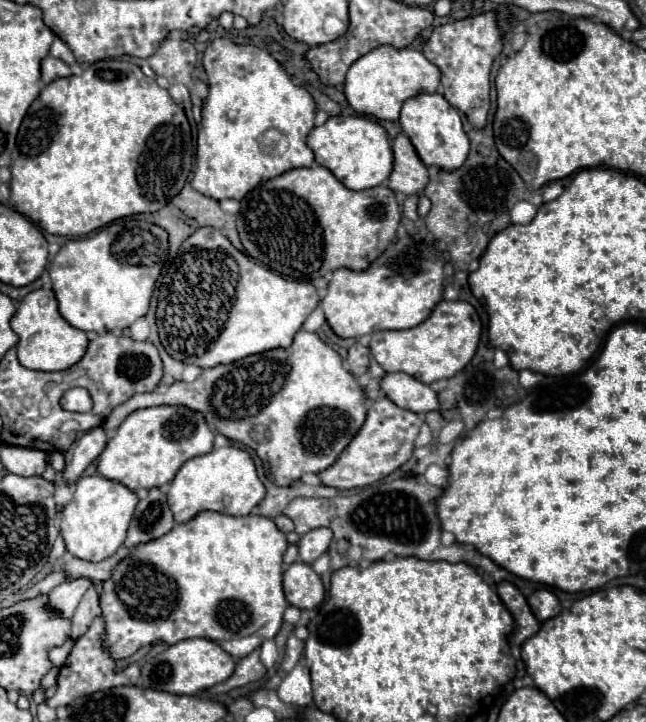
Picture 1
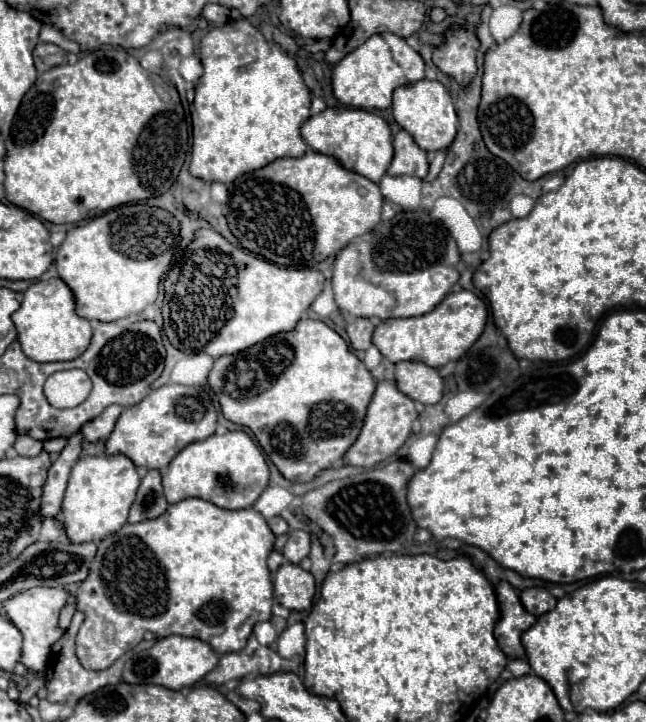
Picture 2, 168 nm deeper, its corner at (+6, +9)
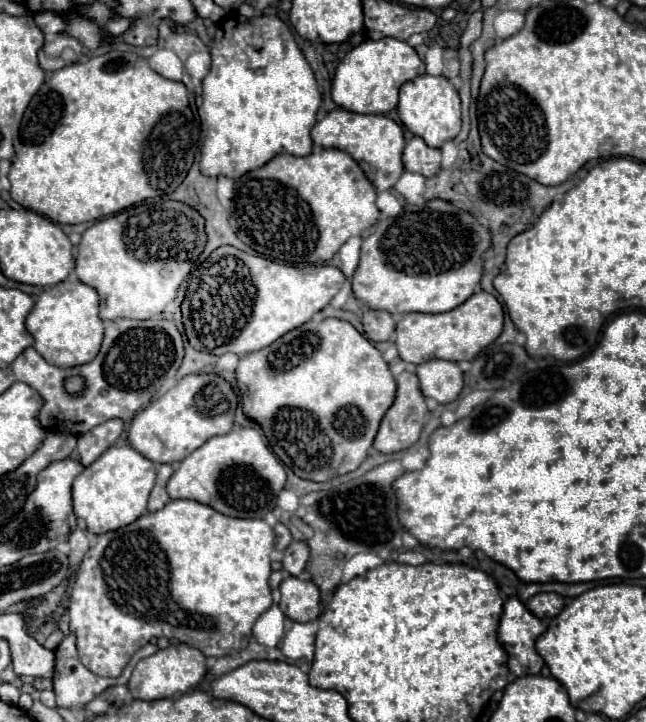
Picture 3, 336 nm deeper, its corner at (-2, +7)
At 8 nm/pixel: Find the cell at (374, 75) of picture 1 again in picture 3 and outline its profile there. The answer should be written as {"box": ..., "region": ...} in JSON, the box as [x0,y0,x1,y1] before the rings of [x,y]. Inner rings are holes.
{"box":[332,38,424,114],"region":[[[396,38],[368,40],[352,48],[336,68],[336,76],[332,80],[332,100],[350,112],[386,114],[396,108],[400,86],[424,72],[424,62],[408,42]]]}

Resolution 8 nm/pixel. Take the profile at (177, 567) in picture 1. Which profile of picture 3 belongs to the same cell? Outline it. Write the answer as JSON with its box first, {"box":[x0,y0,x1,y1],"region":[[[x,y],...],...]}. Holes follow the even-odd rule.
{"box":[70,500,276,678],"region":[[[172,500],[162,510],[148,512],[148,514],[140,516],[136,522],[132,522],[128,528],[124,528],[124,532],[120,528],[114,532],[100,534],[96,538],[96,544],[86,552],[86,556],[78,568],[78,576],[76,576],[76,582],[72,588],[72,596],[70,596],[70,632],[76,634],[76,646],[78,646],[78,654],[80,654],[82,664],[98,676],[118,678],[122,674],[122,670],[126,668],[126,664],[130,662],[132,654],[138,648],[142,648],[144,644],[148,644],[150,638],[154,638],[154,636],[156,638],[166,636],[170,640],[186,642],[212,658],[220,658],[230,652],[240,652],[242,648],[246,648],[248,638],[252,636],[254,620],[258,620],[258,616],[262,616],[262,612],[266,612],[266,608],[270,608],[270,604],[272,604],[272,590],[268,586],[268,578],[272,574],[270,552],[274,550],[274,546],[276,546],[274,530],[262,518],[230,518],[226,514],[216,512],[214,508],[210,508],[206,504],[196,502],[196,500]],[[226,636],[232,638],[230,648],[222,648],[222,644],[220,644],[220,640],[224,640]]]}

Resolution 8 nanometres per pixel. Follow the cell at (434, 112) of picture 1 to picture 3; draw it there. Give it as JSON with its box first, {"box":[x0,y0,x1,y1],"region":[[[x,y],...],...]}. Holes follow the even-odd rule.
{"box":[398,74,462,148],"region":[[[422,74],[400,88],[400,102],[398,102],[398,116],[402,124],[416,136],[420,136],[430,148],[440,148],[444,142],[454,140],[460,132],[462,118],[460,118],[460,96],[444,76],[430,76]]]}

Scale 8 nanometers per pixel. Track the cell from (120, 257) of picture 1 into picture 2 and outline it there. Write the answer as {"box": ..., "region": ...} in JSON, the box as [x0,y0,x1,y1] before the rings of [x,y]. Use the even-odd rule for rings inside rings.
{"box":[56,204,180,322],"region":[[[126,204],[90,220],[84,226],[68,230],[64,244],[56,250],[56,268],[60,278],[70,286],[76,298],[76,310],[86,320],[114,322],[132,314],[140,314],[158,298],[160,282],[170,270],[174,256],[172,246],[180,244],[180,222],[164,208],[148,204]]]}

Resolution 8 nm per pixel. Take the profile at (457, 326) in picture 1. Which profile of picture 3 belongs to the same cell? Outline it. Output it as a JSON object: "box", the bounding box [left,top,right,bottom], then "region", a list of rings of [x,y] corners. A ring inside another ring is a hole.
{"box":[396,292,504,364],"region":[[[476,292],[464,304],[444,314],[406,314],[396,324],[396,348],[400,358],[410,364],[422,364],[432,358],[454,362],[474,360],[480,350],[484,350],[500,336],[502,326],[504,312],[500,302],[488,292]]]}

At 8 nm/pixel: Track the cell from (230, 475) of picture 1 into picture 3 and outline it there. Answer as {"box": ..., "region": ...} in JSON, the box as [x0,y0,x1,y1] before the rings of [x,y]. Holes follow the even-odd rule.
{"box":[168,428,286,518],"region":[[[236,428],[224,436],[214,436],[180,462],[168,480],[168,496],[190,498],[212,506],[226,516],[264,518],[274,510],[276,496],[286,484],[286,472],[272,450],[254,428]]]}

